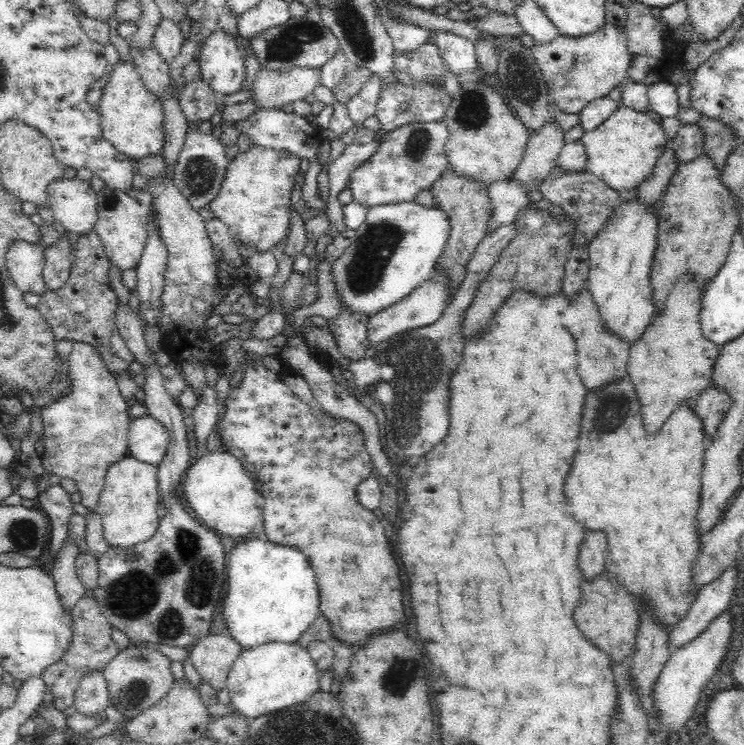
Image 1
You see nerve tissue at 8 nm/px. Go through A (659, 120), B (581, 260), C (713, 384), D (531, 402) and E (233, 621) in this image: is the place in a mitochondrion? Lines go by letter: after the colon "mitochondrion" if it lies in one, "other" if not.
A: other
B: other
C: other
D: other
E: other

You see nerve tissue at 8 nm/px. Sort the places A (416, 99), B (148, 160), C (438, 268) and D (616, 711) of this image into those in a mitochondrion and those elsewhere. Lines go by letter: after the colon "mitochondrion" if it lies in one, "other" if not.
A: mitochondrion
B: other
C: other
D: other

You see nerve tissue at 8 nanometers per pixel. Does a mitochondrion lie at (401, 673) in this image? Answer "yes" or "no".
yes

